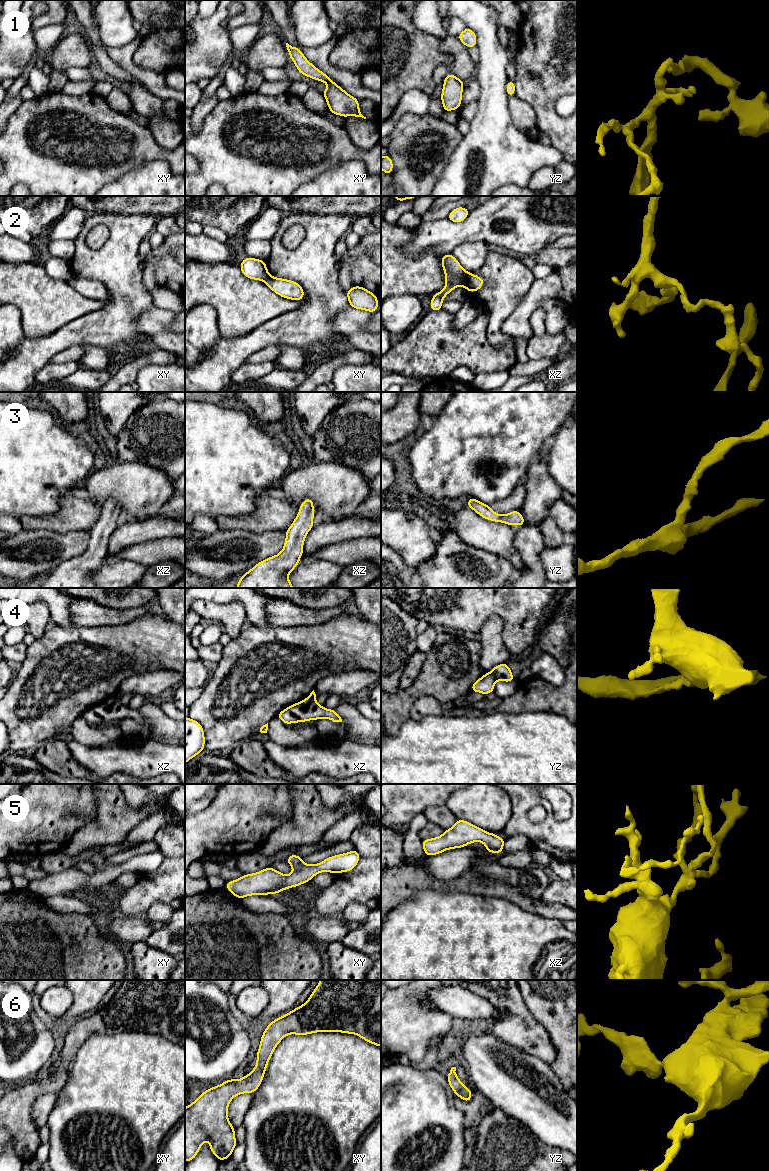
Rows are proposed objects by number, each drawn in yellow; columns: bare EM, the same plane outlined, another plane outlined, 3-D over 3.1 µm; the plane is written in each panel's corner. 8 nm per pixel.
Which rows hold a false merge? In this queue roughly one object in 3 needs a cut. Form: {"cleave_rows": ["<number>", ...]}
{"cleave_rows": ["2", "4"]}

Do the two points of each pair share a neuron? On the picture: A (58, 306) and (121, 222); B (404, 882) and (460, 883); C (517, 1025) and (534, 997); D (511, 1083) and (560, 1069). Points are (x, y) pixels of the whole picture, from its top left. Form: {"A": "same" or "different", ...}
{"A": "different", "B": "same", "C": "different", "D": "different"}

